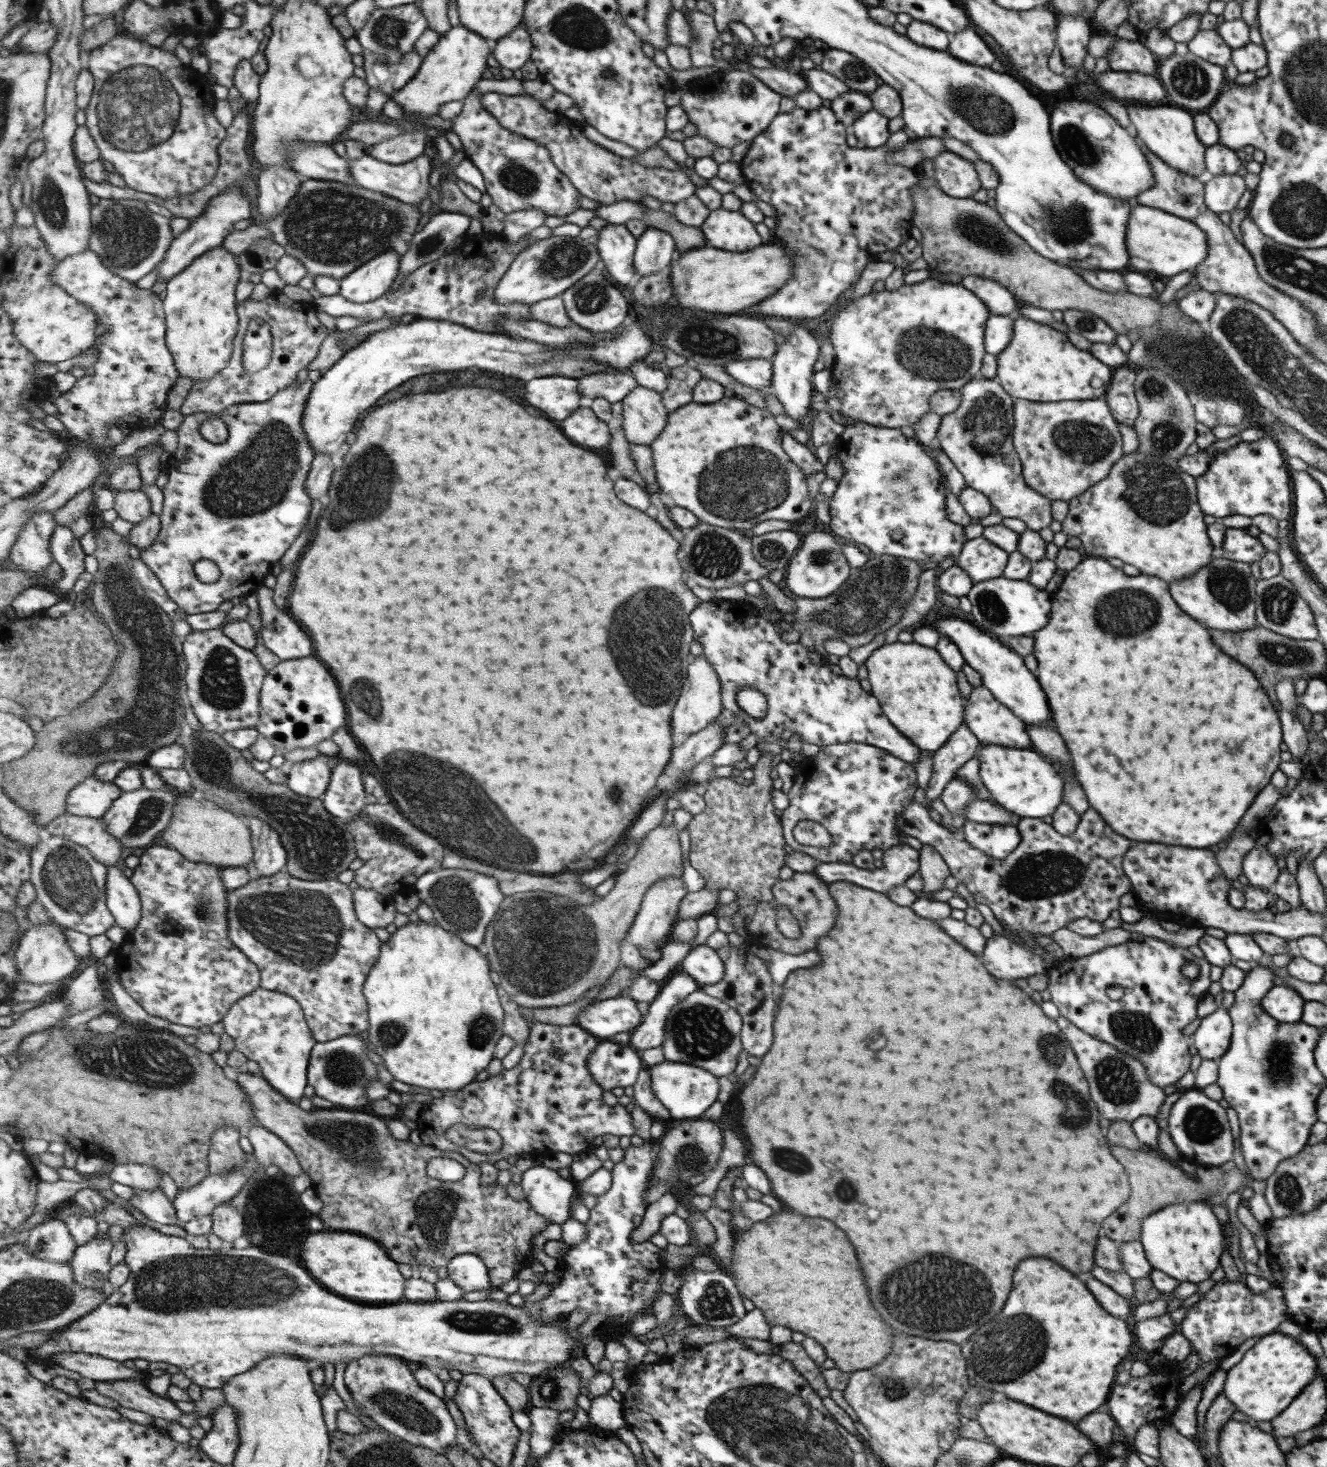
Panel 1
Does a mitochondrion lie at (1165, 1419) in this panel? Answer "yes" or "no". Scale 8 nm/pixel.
no

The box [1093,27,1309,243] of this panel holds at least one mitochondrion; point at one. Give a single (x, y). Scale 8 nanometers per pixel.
(1190, 80)

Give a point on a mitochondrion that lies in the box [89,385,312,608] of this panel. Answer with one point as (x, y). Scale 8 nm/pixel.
(258, 478)

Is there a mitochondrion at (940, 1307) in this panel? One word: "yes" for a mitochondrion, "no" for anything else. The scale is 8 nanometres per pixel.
yes

